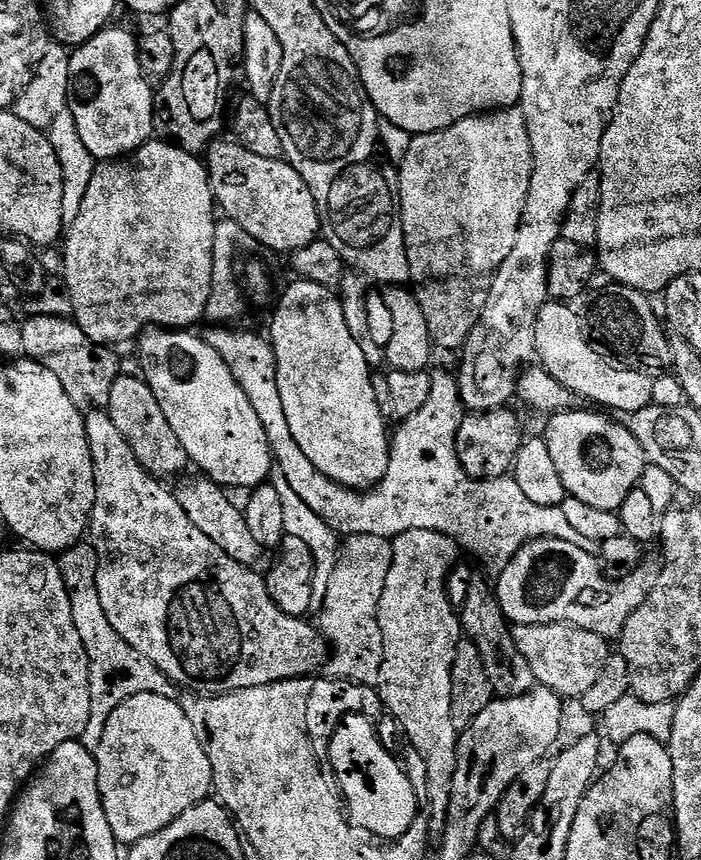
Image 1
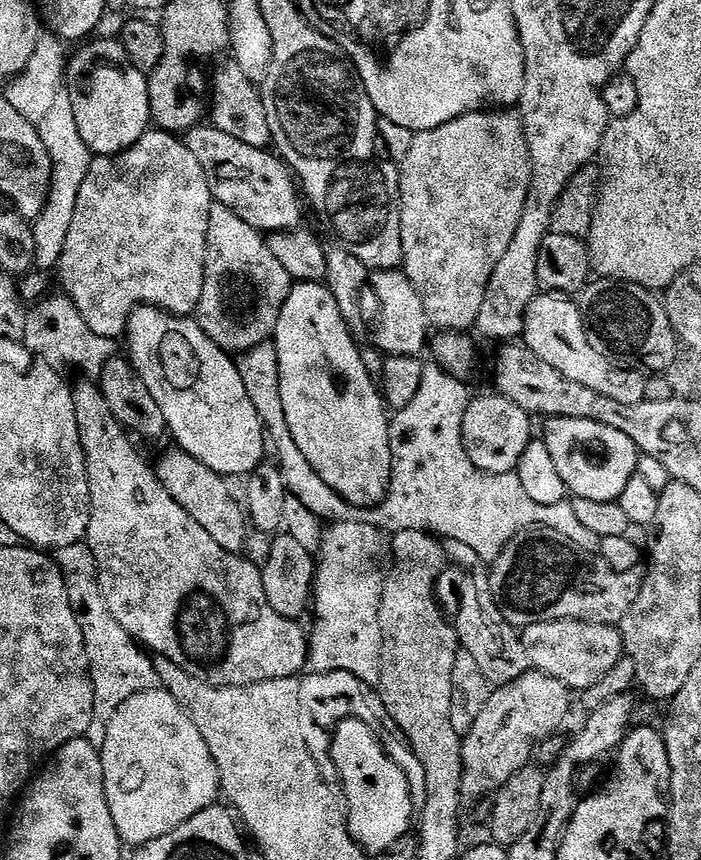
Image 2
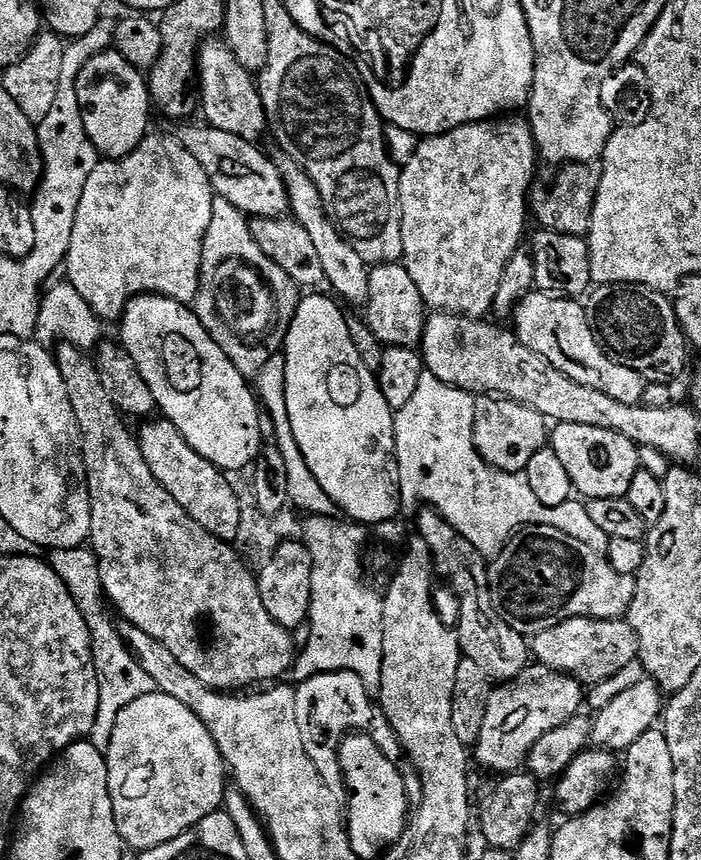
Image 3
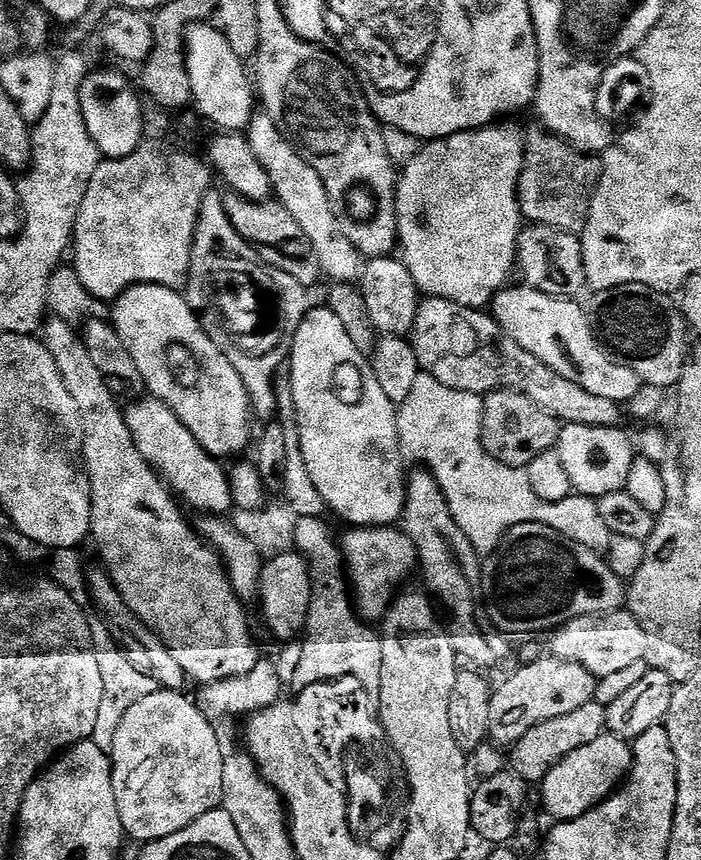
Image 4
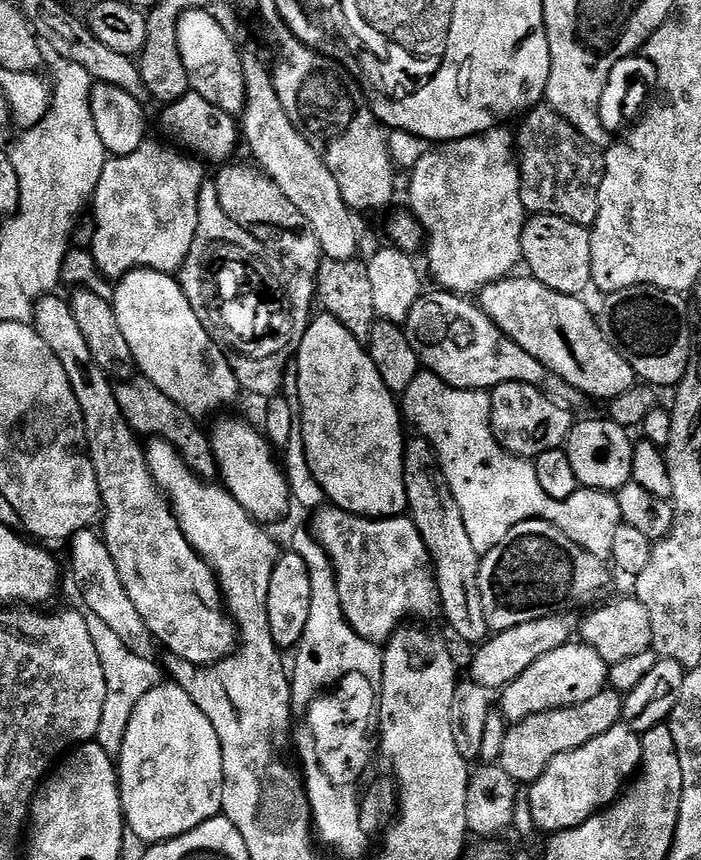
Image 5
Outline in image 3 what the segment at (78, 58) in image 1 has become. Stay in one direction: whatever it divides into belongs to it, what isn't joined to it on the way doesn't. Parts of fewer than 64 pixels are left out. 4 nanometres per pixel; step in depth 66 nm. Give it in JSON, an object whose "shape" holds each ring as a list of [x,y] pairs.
{"shape":[[[114,50],[100,52],[90,58],[90,62],[86,62],[86,66],[78,74],[76,89],[82,122],[97,153],[104,158],[119,158],[135,151],[150,128],[150,93],[145,73],[130,66],[130,62],[126,62],[126,58],[122,58],[122,54]]]}

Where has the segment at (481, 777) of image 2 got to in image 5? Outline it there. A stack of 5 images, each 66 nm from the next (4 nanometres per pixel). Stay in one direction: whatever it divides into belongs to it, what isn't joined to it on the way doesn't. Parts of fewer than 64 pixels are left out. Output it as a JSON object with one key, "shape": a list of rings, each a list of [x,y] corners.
{"shape":[[[569,642],[538,658],[534,666],[527,668],[521,676],[514,678],[514,682],[504,687],[499,693],[499,711],[505,721],[515,722],[525,720],[530,714],[542,714],[546,710],[590,702],[594,694],[605,691],[609,671],[610,665],[591,646],[583,642]]]}

